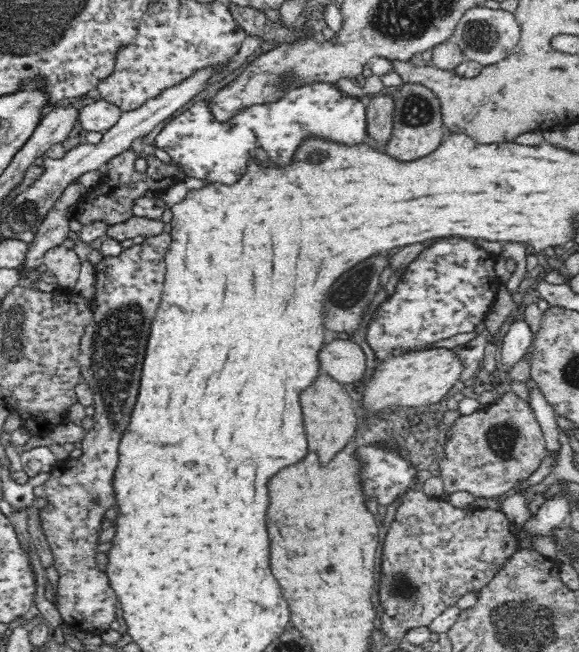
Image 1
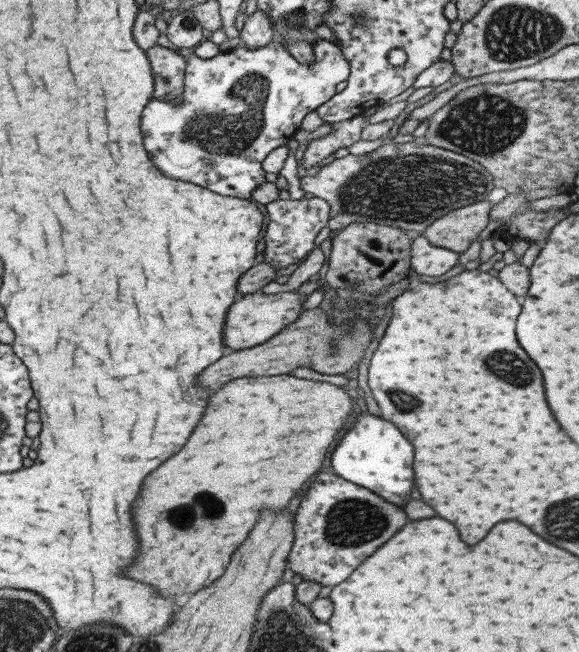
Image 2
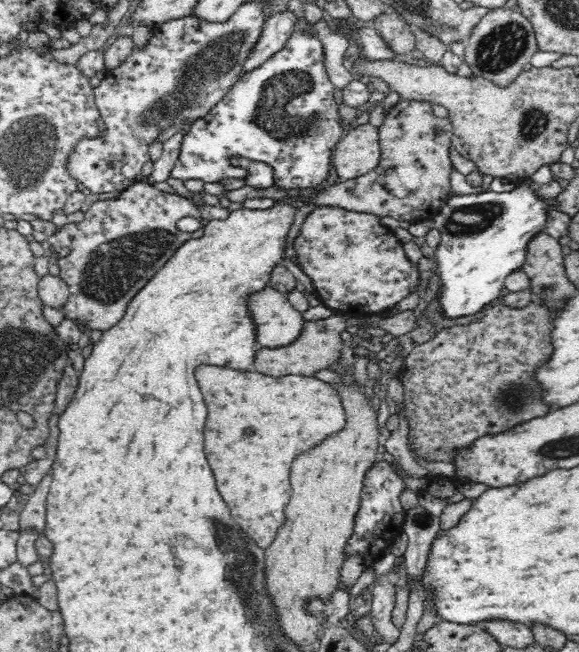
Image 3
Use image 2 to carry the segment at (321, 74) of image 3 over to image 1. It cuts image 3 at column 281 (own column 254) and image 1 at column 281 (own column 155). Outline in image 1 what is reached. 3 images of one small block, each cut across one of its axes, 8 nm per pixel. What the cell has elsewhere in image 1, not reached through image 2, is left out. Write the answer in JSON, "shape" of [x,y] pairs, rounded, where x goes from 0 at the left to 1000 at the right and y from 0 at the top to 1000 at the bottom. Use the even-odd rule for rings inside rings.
{"shape":[[[541,126],[503,135],[491,150],[466,161],[446,161],[440,170],[423,170],[389,184],[377,186],[363,167],[363,153],[347,152],[335,156],[314,175],[295,181],[275,206],[269,207],[264,224],[288,233],[304,248],[309,261],[325,271],[352,276],[356,281],[404,284],[428,261],[432,248],[446,255],[484,255],[494,258],[515,230],[515,224],[532,212],[558,212],[566,218],[615,224],[625,221],[636,209],[634,175],[620,149],[594,144],[572,126]]]}

